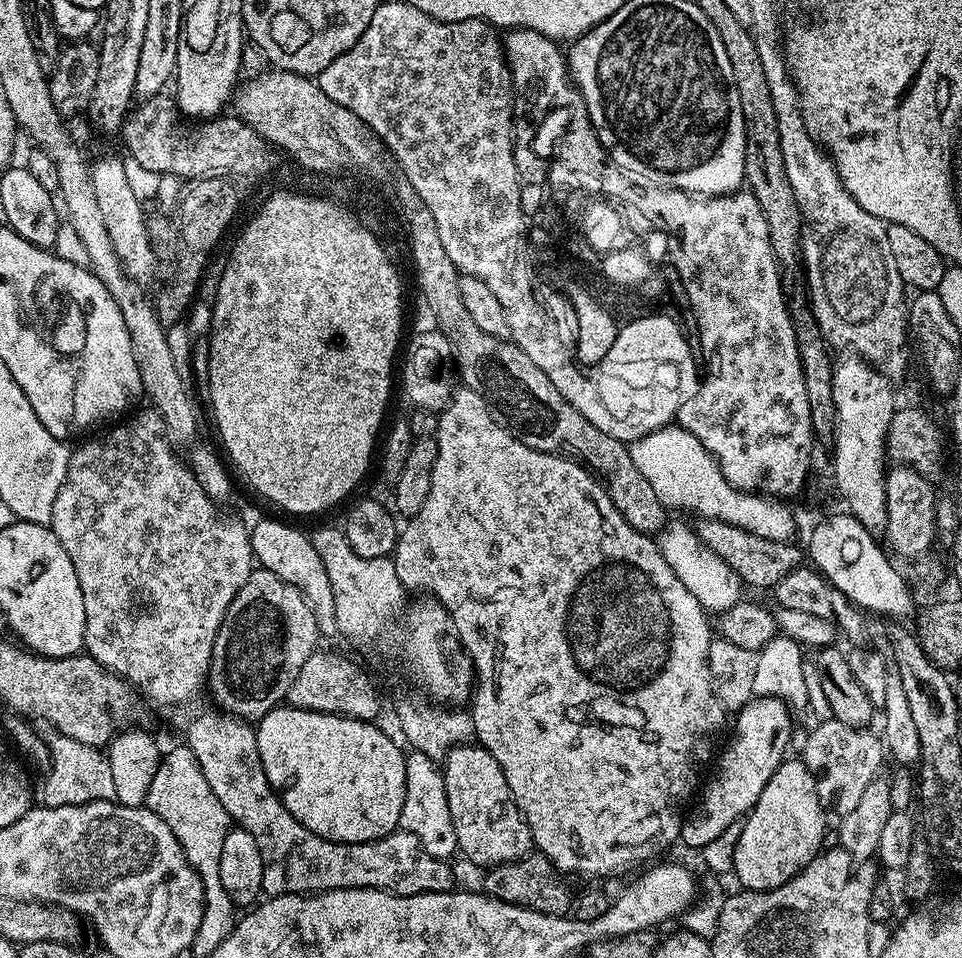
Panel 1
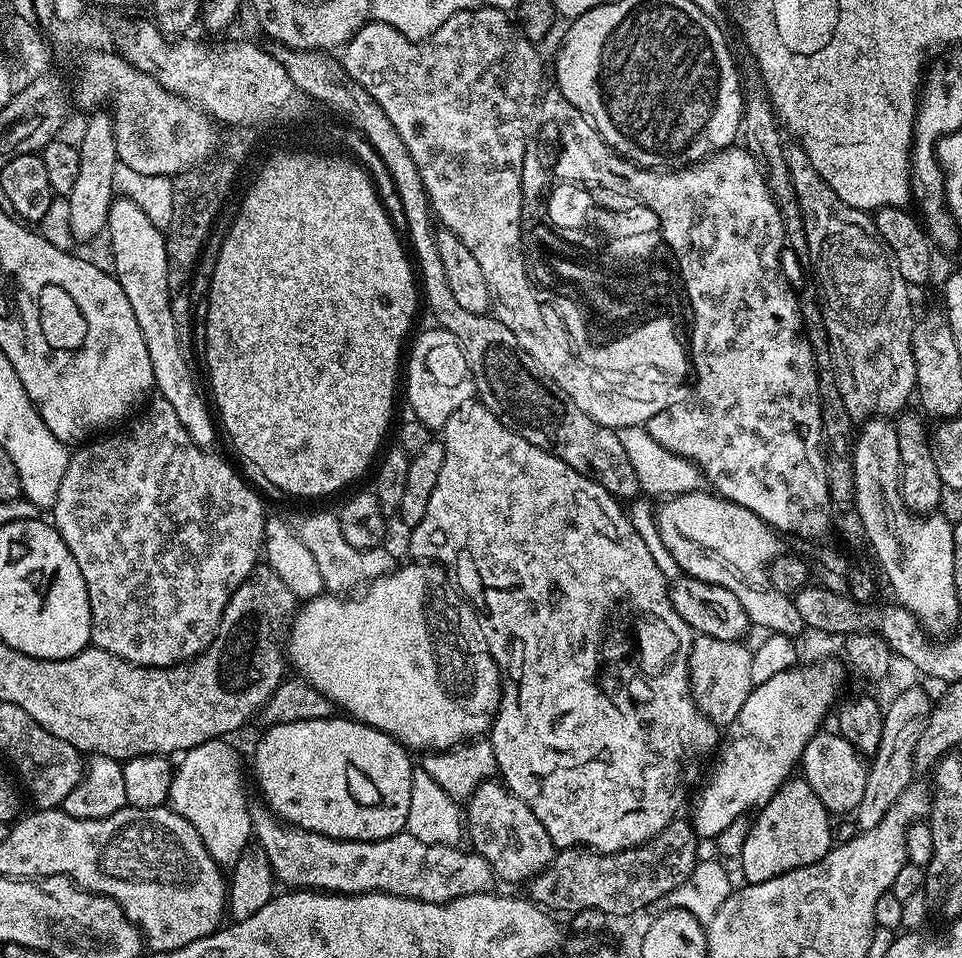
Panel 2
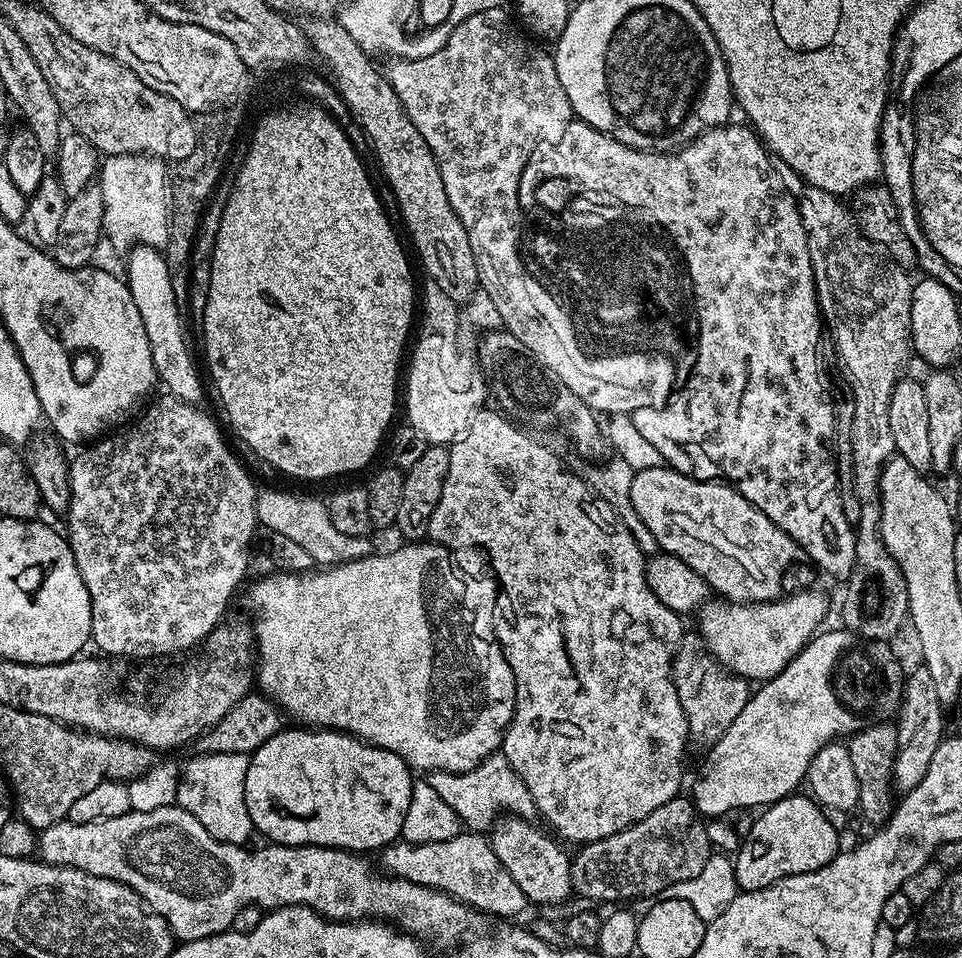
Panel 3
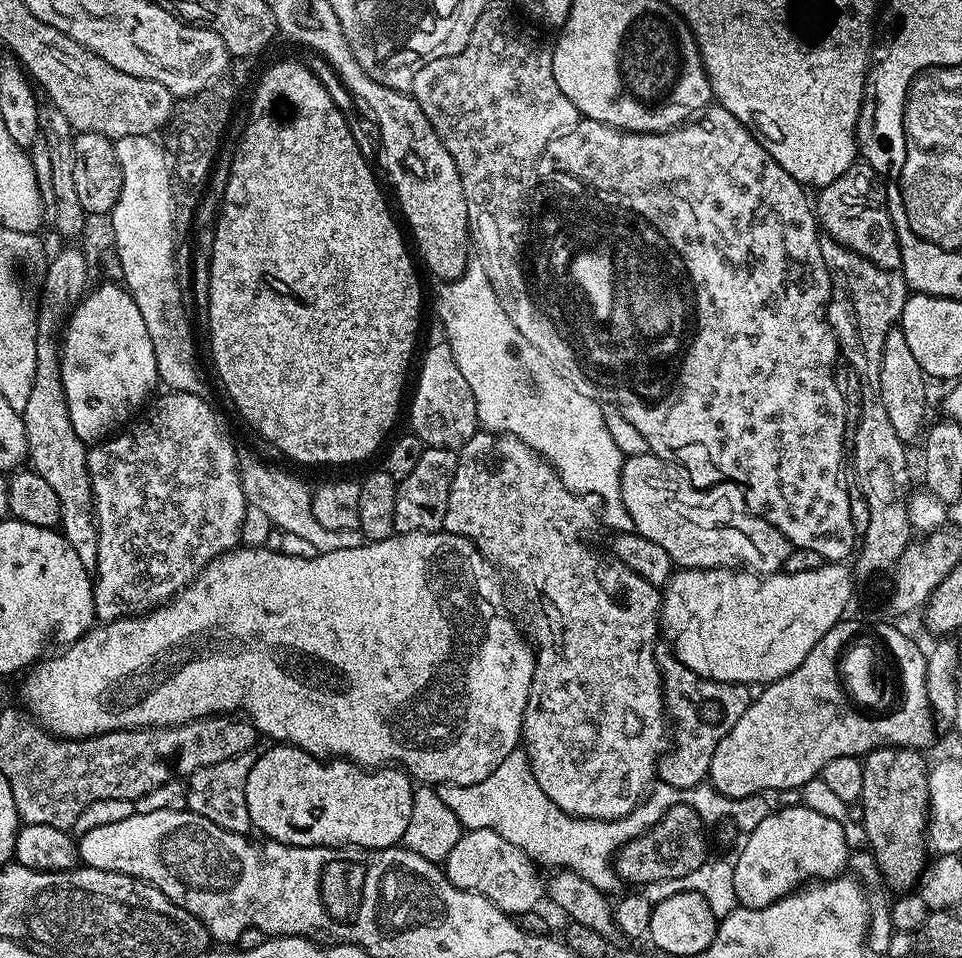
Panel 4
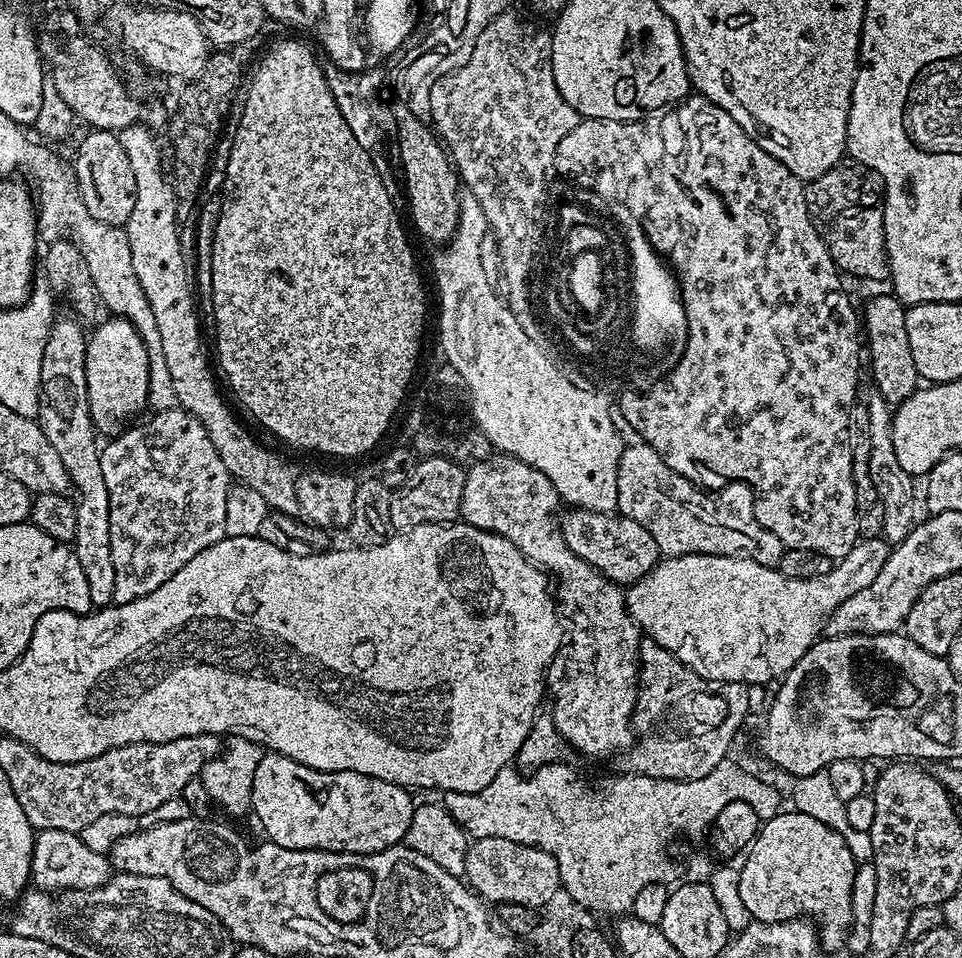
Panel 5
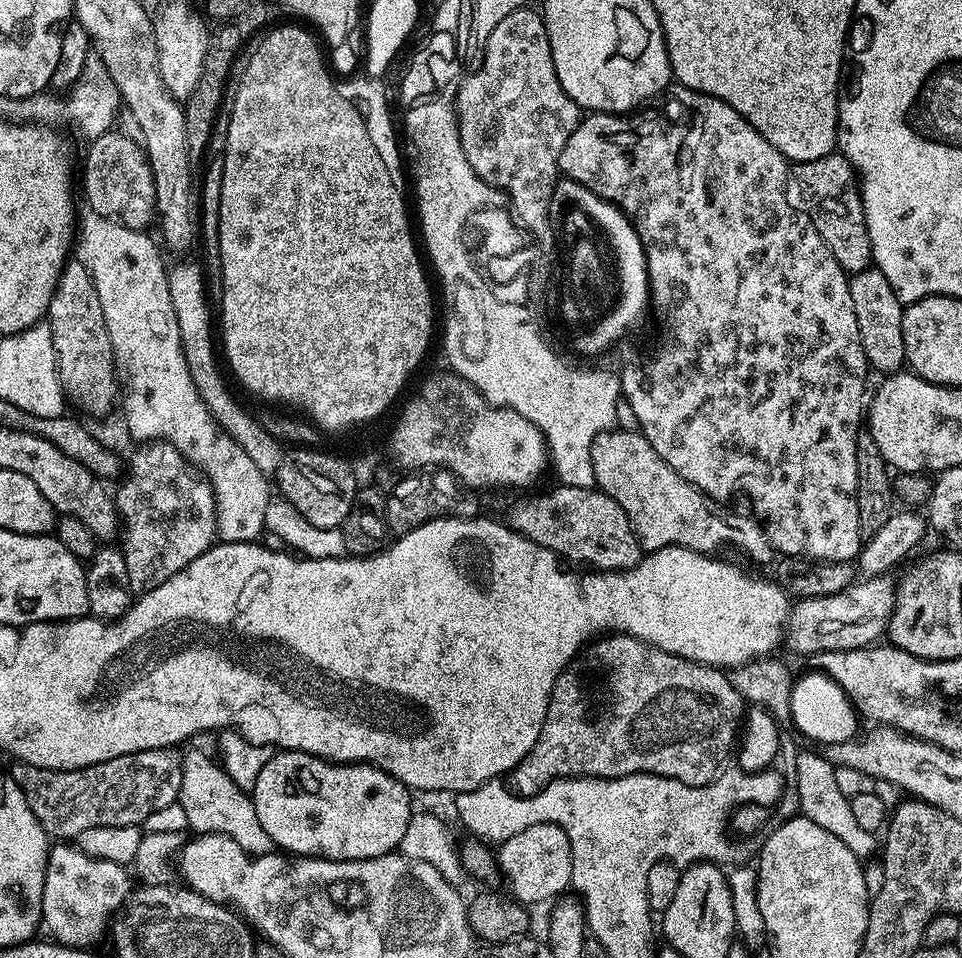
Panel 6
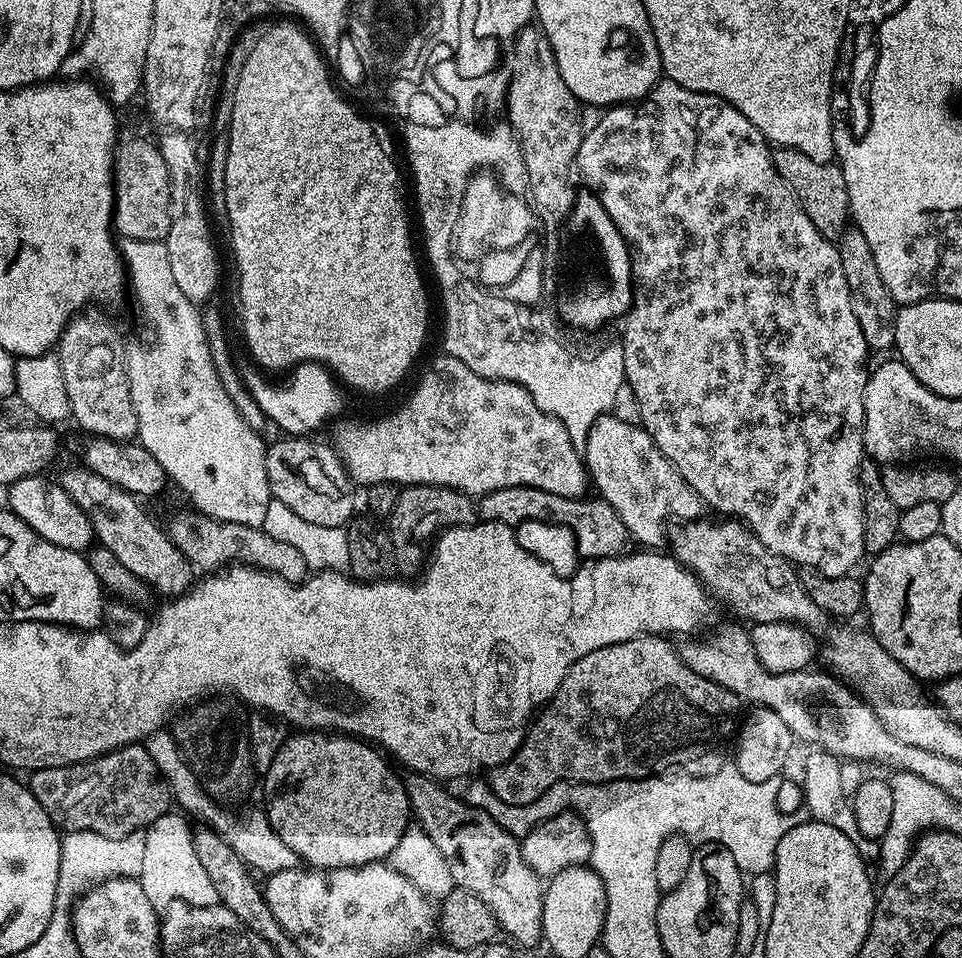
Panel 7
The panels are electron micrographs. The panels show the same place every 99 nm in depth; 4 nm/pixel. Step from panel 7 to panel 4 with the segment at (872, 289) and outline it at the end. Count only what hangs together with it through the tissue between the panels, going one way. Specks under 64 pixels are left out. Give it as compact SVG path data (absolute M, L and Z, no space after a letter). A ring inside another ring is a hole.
M900 327L891 328L886 334L886 342L882 346L882 362L880 363L880 404L886 406L886 415L894 425L894 434L905 446L921 439L925 431L924 415L928 412L928 384L922 366L910 351L906 343L906 334ZM921 431L921 432L920 432Z

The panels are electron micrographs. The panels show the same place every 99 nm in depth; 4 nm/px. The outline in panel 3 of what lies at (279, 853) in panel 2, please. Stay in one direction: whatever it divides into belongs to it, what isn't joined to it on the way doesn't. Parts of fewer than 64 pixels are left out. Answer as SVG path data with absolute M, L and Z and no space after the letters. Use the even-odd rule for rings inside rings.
M472 830L461 831L459 836L446 842L429 844L389 844L379 853L384 863L383 871L390 876L397 876L427 888L453 896L461 904L467 904L477 913L489 912L492 916L516 916L523 908L529 907L526 894L514 878L510 878L506 866L494 854L489 837Z

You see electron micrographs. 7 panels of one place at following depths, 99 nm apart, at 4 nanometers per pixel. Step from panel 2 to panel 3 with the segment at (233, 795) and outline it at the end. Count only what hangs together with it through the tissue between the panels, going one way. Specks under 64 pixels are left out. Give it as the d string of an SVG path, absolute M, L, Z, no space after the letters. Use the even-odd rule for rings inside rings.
M196 754L193 757L188 765L183 765L176 804L194 814L194 818L198 818L198 822L202 822L202 826L206 826L206 830L210 830L214 838L227 844L247 845L248 835L253 835L254 832L252 819L246 810L246 770L249 754Z

